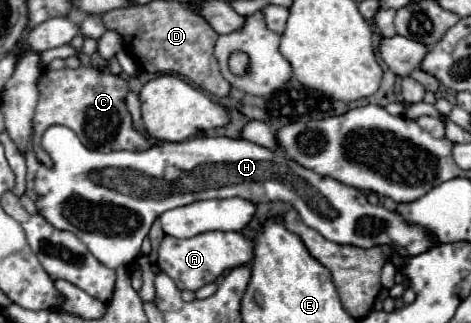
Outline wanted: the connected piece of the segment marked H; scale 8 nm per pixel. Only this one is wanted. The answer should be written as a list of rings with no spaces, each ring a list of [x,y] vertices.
[[[53,125],[43,135],[43,149],[51,155],[53,167],[45,167],[33,151],[27,151],[27,195],[33,199],[39,215],[43,215],[55,229],[75,233],[87,249],[107,267],[117,269],[119,265],[129,265],[137,259],[143,239],[149,235],[153,213],[165,213],[169,209],[213,199],[213,197],[243,197],[251,203],[263,201],[287,201],[301,215],[305,225],[319,231],[325,239],[341,245],[355,245],[361,249],[371,249],[377,245],[389,245],[397,255],[413,257],[421,255],[439,245],[437,237],[431,235],[425,227],[409,223],[397,211],[389,211],[381,205],[371,205],[367,197],[349,185],[343,185],[337,179],[323,177],[311,169],[301,167],[293,159],[285,157],[281,151],[265,149],[257,143],[245,139],[227,139],[227,137],[195,137],[181,143],[159,143],[145,151],[111,151],[101,153],[87,149],[79,137],[63,125]]]

